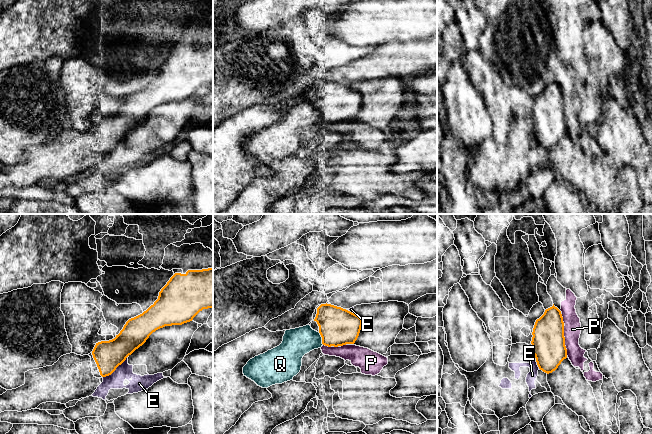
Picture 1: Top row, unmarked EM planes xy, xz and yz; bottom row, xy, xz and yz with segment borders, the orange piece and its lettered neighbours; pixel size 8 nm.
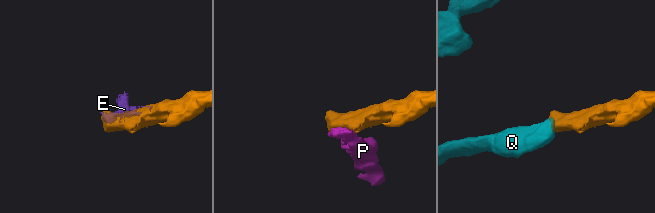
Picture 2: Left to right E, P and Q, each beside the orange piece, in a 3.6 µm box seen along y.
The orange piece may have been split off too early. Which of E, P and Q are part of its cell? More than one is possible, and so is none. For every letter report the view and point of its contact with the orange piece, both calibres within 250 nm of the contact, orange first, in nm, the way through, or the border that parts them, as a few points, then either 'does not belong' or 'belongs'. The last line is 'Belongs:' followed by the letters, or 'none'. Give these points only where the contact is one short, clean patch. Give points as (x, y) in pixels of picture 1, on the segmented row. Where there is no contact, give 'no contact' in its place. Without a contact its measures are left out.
E: contact xy (116, 367); calibres 240 and 130 nm; border xy (128, 355), (110, 374), (103, 377); does not belong
P: contact yz (564, 341); calibres 280 and 140 nm; does not belong
Q: contact xz (322, 338); calibres 300 and 220 nm; belongs
Belongs: Q

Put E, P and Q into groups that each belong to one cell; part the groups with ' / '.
E / P / Q

